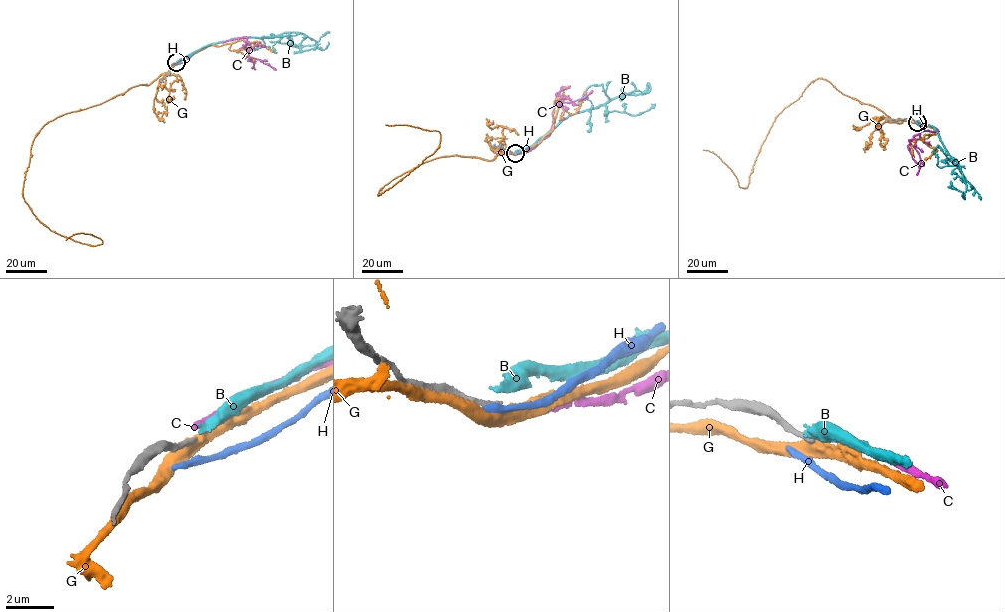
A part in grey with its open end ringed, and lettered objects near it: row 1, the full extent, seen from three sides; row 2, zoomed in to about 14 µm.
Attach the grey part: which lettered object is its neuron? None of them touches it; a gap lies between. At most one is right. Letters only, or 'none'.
none

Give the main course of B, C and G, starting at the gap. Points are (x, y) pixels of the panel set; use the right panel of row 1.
B: (916, 121), (935, 129), (950, 156), (959, 162), (966, 190), (960, 191), (951, 182)
C: (918, 122), (938, 131), (921, 131), (910, 140), (921, 159), (917, 175)
G: (917, 122), (892, 120), (818, 77), (777, 116), (745, 188), (718, 156), (703, 150)

